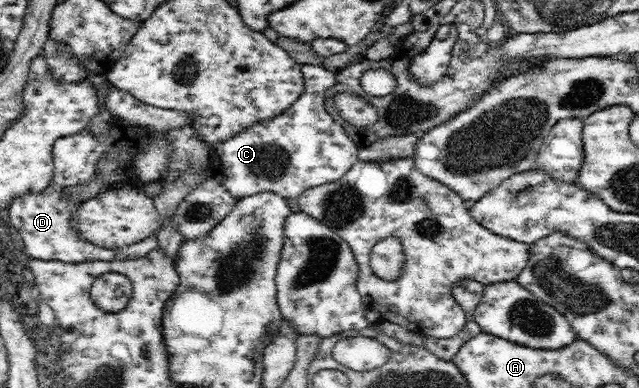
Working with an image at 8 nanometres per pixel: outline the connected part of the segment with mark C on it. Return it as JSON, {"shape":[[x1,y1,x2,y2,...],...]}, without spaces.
{"shape":[[302,65,305,84,301,96,279,116,253,123,243,132,210,145,210,161,205,170,208,176,219,179,231,196,236,197,237,200,261,192,273,192,292,201,305,190,339,180,358,161,359,145,353,143,353,140,345,133,346,129,337,124,325,110,323,101,325,92,335,84,336,73,323,66]]}

